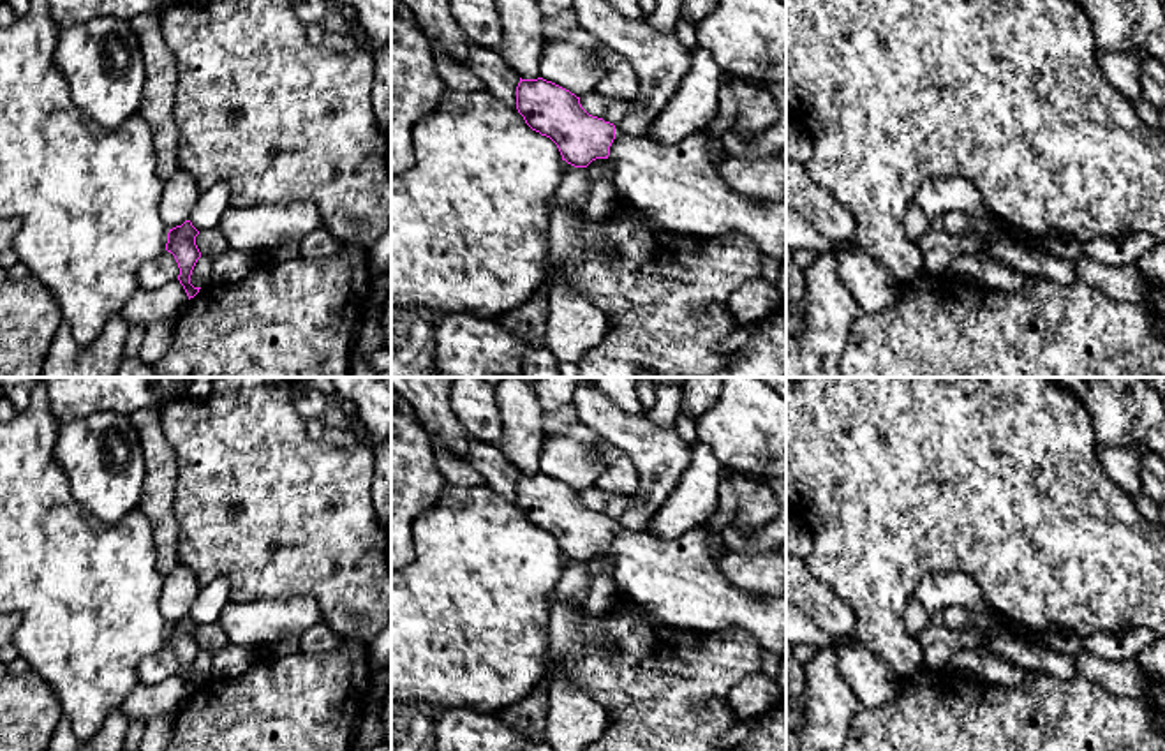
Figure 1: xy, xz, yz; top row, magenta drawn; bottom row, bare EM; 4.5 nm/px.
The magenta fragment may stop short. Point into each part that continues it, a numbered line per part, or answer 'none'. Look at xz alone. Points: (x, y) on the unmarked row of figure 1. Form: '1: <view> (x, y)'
1: xz (677, 580)

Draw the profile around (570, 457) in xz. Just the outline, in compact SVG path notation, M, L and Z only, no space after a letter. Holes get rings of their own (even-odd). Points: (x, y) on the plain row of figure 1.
M582 421L555 435L545 435L539 472L569 485L576 492L594 487L603 472L603 460L596 451L599 439Z

